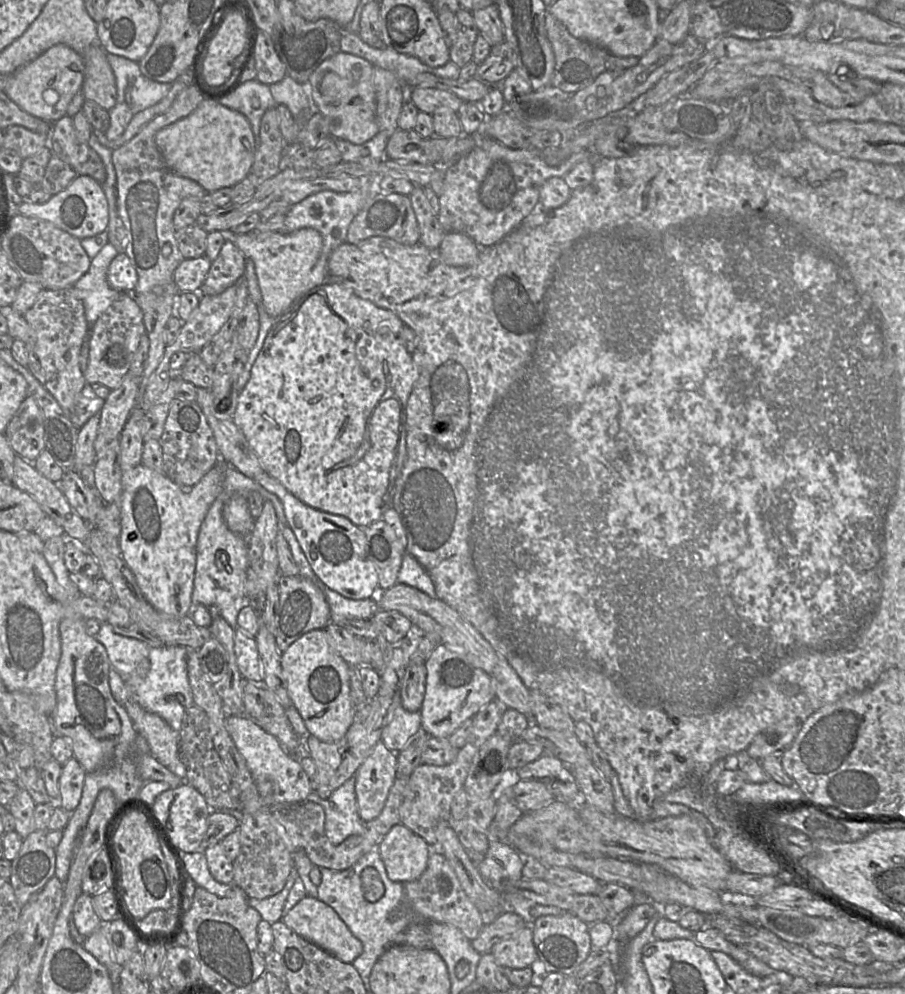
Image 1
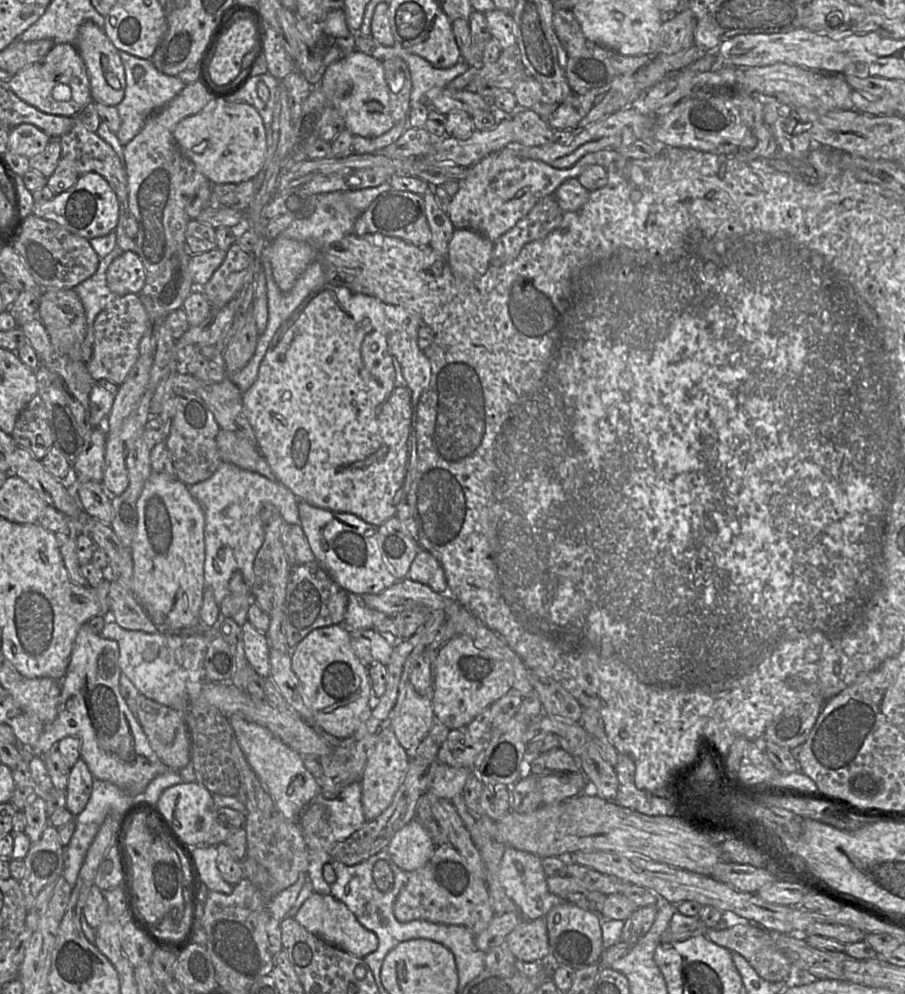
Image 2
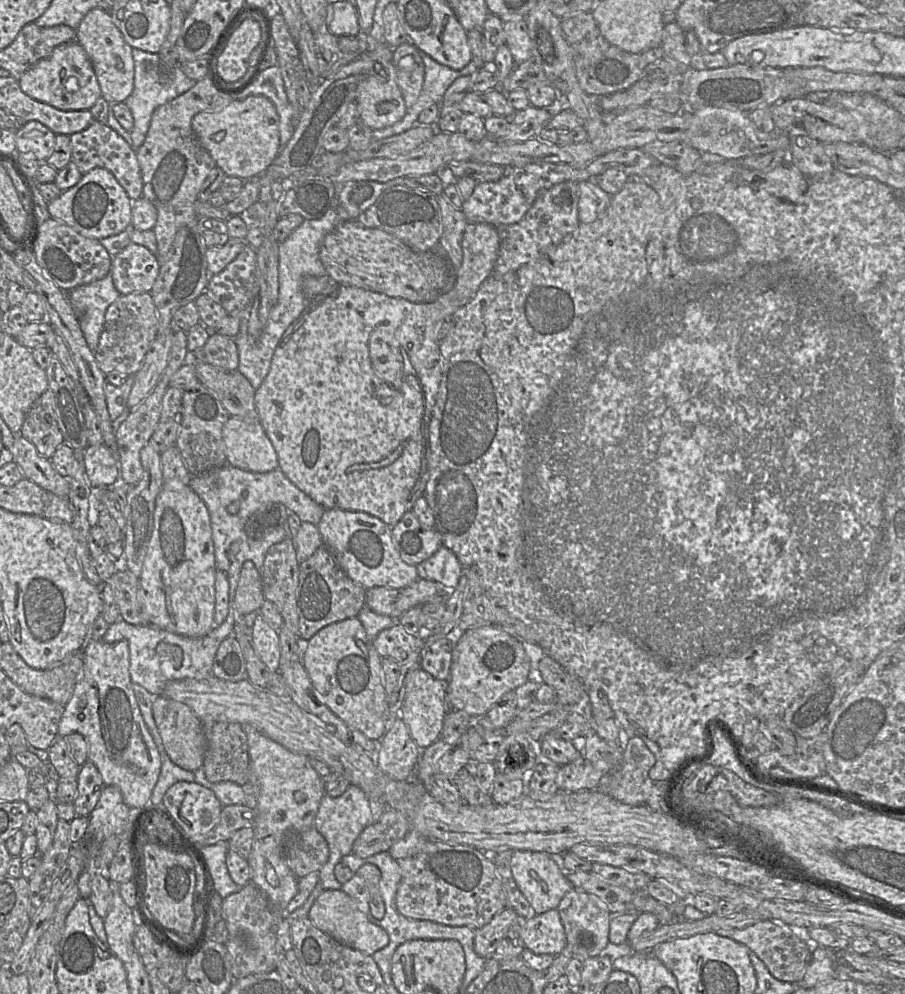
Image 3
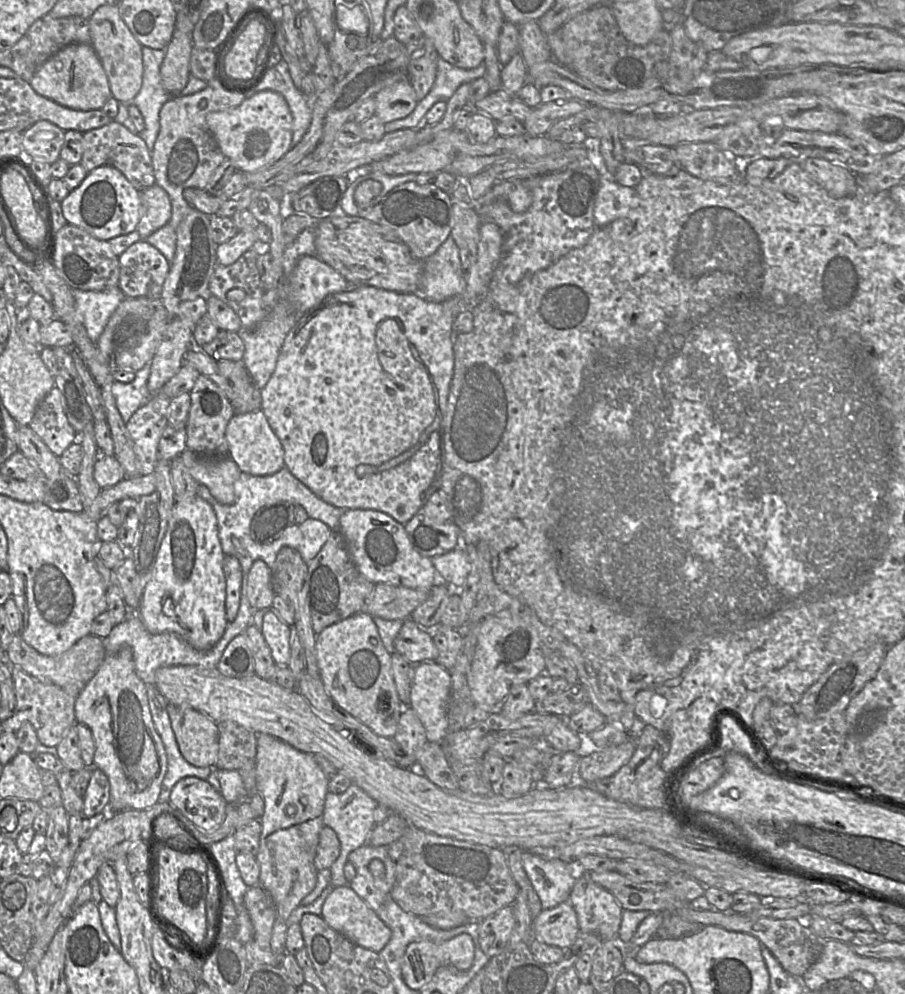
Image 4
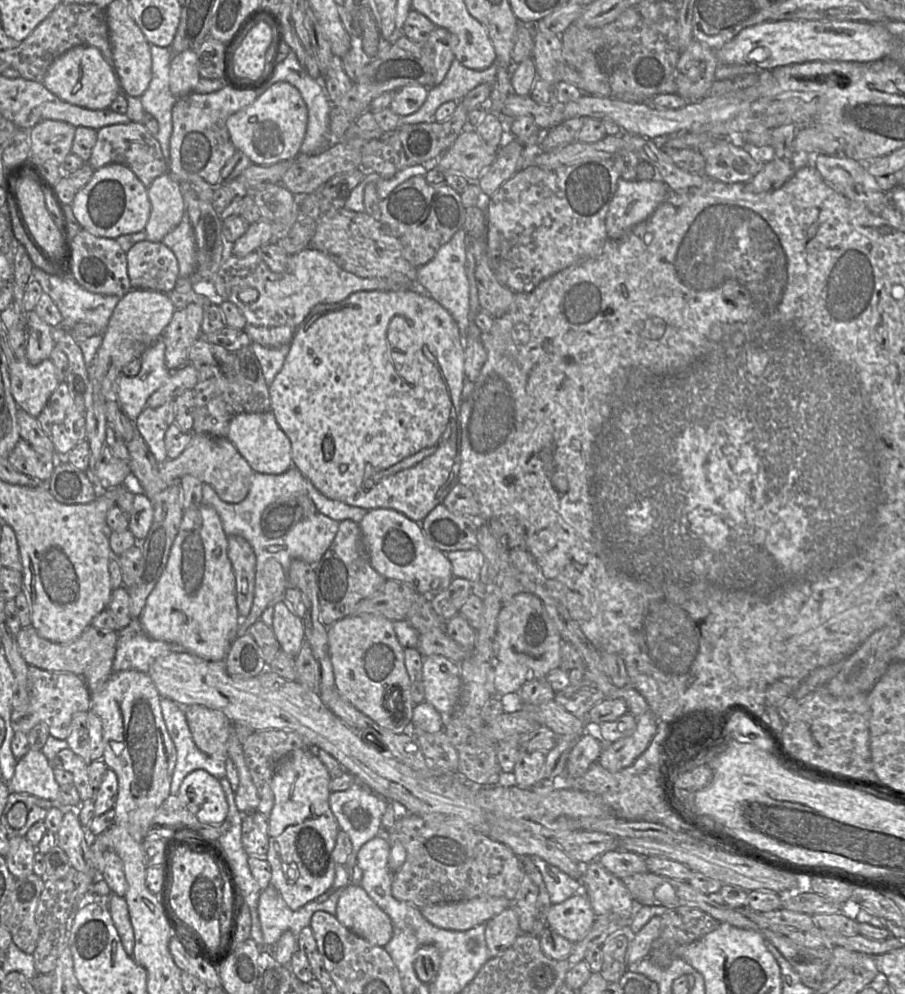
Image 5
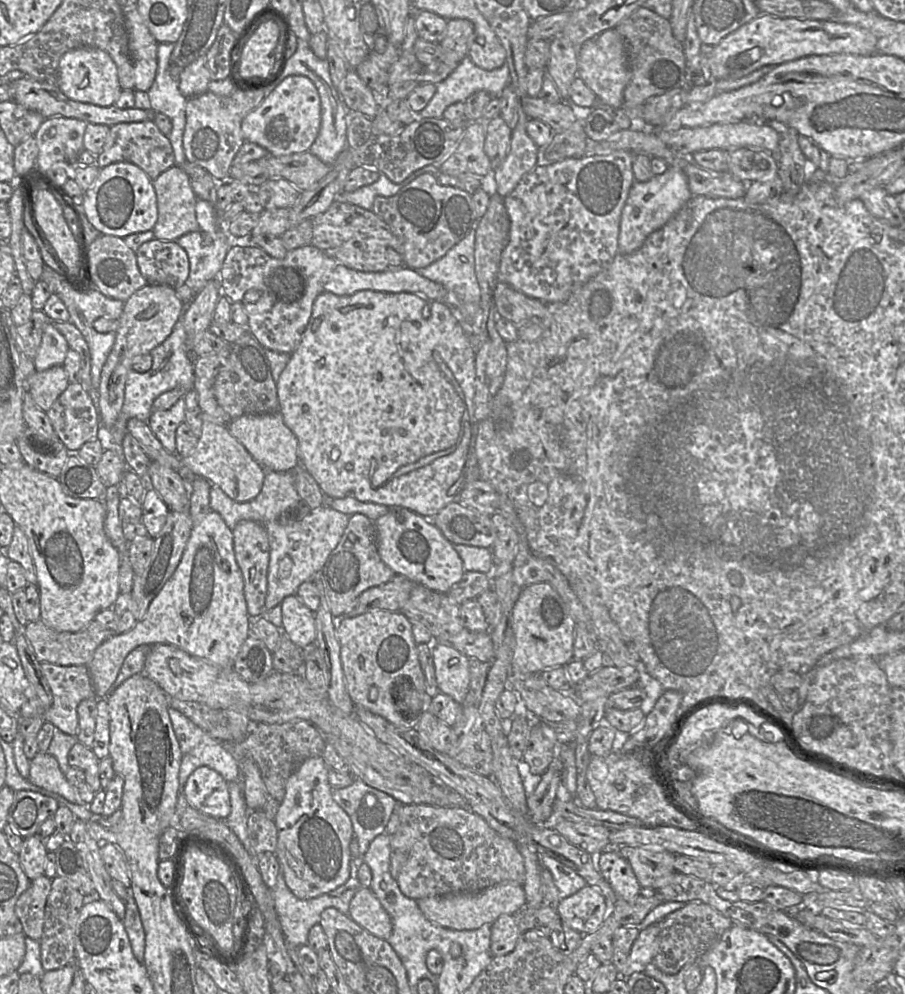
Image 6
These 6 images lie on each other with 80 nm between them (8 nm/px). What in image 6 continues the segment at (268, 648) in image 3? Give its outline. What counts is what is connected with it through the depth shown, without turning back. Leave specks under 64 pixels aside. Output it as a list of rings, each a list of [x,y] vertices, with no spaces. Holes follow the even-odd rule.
[[[290,595],[280,604],[282,627],[290,640],[300,648],[312,646],[317,637],[315,612],[296,595]]]

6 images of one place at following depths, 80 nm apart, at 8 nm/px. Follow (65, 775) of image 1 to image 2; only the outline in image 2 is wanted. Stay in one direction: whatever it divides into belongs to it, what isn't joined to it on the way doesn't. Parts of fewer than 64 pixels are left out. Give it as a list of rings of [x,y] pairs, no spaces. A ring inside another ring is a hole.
[[[79,759],[70,770],[65,791],[67,801],[65,808],[75,817],[85,808],[93,787],[94,777],[86,763]]]

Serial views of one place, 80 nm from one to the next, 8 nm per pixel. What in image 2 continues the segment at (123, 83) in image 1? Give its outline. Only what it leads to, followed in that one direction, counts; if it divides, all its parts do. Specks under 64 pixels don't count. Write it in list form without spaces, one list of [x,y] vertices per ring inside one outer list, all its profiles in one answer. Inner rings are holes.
[[[120,52],[125,69],[126,88],[123,100],[117,105],[121,126],[116,133],[119,142],[125,146],[143,129],[147,120],[156,112],[166,107],[186,86],[178,76],[160,72],[151,58],[143,59],[126,52]],[[136,66],[144,68],[141,76],[136,73]]]

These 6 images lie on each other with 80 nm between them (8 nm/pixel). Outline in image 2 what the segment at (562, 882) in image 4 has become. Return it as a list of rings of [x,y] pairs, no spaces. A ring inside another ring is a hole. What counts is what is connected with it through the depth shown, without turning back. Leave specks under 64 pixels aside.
[[[505,847],[499,868],[499,881],[506,895],[517,906],[522,920],[535,920],[544,917],[562,899],[552,894],[547,886],[547,876],[542,866],[542,858],[528,852]]]

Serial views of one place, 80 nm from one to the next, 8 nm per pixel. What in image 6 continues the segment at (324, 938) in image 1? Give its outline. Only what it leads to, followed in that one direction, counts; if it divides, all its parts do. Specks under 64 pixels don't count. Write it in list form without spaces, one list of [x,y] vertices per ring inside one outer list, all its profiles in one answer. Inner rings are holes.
[[[369,888],[357,890],[350,902],[348,915],[378,938],[387,940],[391,935],[391,917]]]

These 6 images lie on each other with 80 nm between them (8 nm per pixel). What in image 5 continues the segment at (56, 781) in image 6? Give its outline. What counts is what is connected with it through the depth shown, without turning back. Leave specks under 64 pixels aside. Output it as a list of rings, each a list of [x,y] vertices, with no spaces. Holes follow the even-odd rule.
[[[30,749],[17,760],[12,778],[6,782],[10,793],[24,793],[56,801],[60,786],[54,777],[54,767],[39,750]]]

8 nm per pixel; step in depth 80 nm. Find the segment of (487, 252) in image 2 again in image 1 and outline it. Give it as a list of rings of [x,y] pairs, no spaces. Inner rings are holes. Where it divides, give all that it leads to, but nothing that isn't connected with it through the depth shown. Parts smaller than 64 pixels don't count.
[[[451,232],[443,238],[439,251],[443,261],[455,267],[470,267],[477,263],[481,248],[469,236]]]

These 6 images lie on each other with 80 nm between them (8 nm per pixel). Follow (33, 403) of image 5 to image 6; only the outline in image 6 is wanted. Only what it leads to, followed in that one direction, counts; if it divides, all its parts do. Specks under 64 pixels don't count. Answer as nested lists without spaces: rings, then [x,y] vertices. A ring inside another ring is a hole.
[[[54,366],[28,376],[26,391],[30,392],[42,410],[48,411],[69,384],[70,381],[63,367]]]

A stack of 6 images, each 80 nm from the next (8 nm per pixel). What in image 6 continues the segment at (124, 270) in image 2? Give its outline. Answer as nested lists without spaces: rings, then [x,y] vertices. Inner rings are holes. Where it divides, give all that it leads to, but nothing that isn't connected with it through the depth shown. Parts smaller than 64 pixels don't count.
[[[153,239],[136,251],[138,268],[148,284],[182,286],[190,273],[186,251],[176,241]]]

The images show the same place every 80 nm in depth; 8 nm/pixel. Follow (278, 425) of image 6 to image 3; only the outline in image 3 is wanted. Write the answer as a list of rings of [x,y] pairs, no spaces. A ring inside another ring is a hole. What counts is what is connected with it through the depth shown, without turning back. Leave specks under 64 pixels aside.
[[[230,417],[222,438],[228,465],[254,473],[278,469],[276,451],[259,421]]]

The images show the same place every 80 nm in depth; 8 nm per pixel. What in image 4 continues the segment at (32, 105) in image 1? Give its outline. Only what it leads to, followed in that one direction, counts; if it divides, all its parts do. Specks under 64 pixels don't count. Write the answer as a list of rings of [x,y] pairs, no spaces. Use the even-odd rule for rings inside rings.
[[[70,44],[47,59],[29,81],[41,96],[75,110],[100,110],[111,97],[109,80],[91,44]]]

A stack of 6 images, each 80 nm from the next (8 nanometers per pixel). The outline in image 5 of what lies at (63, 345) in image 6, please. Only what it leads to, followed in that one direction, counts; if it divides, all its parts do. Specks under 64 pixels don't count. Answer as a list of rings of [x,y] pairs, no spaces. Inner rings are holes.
[[[34,311],[26,312],[28,324],[28,340],[26,358],[31,365],[38,365],[50,358],[55,347],[53,327],[42,320]]]

